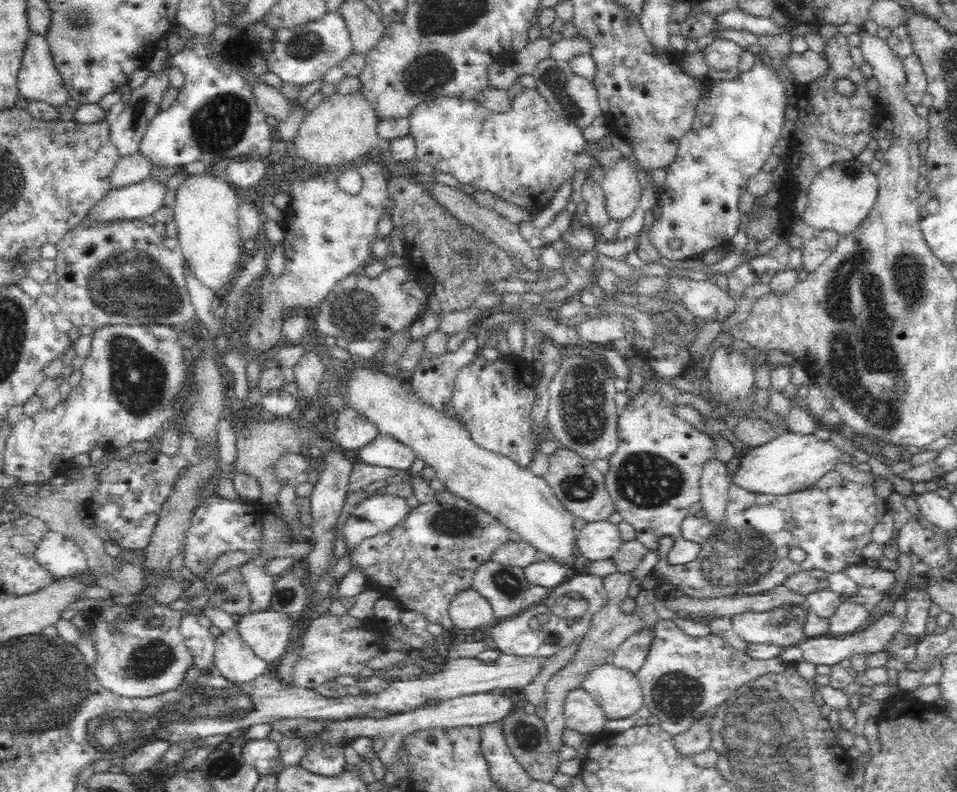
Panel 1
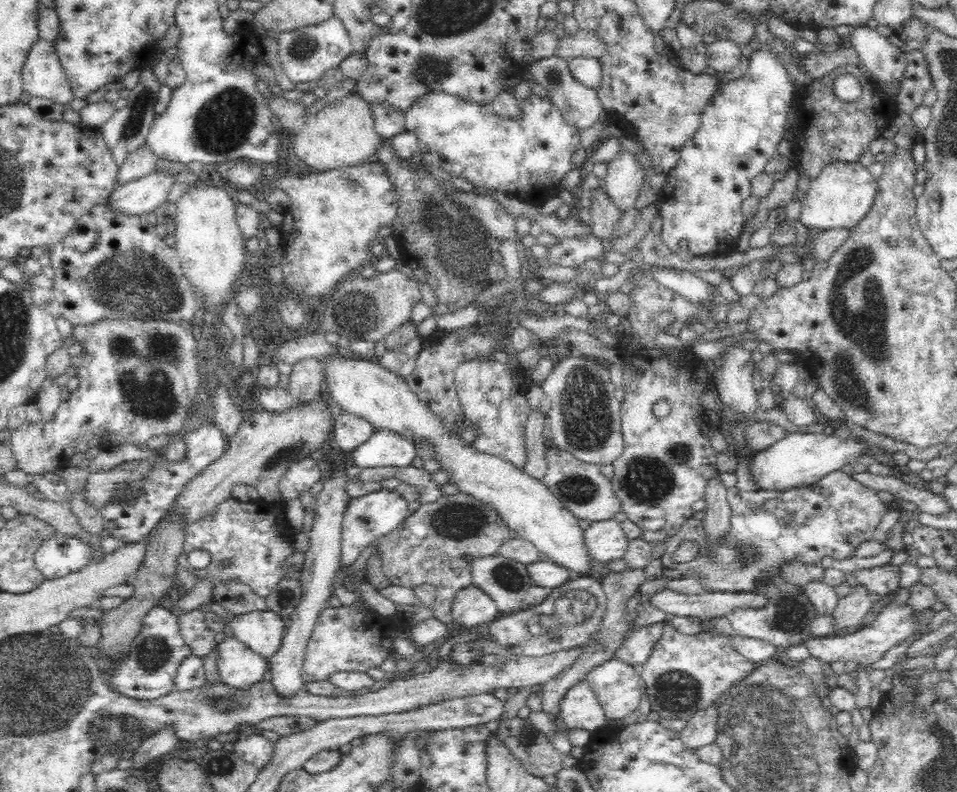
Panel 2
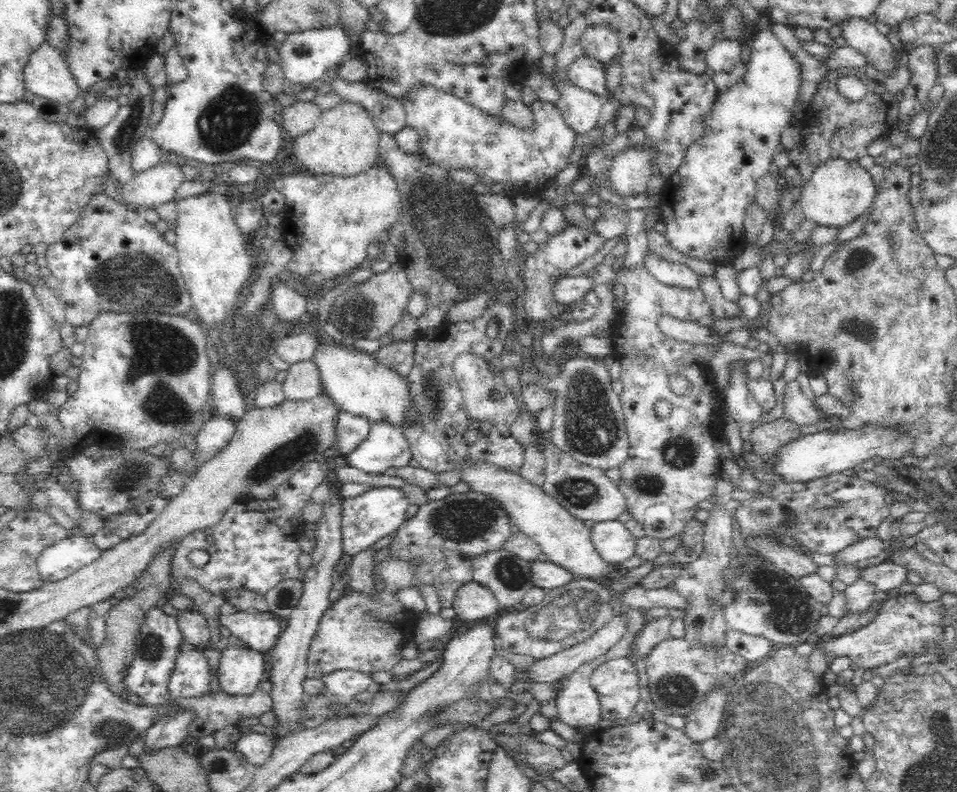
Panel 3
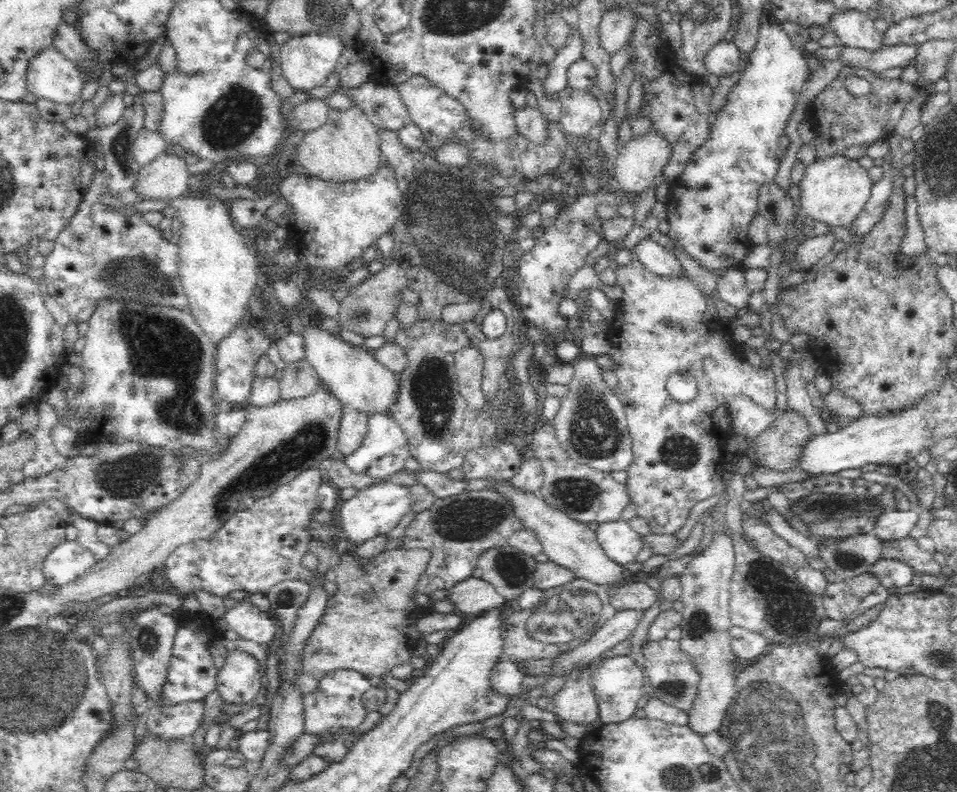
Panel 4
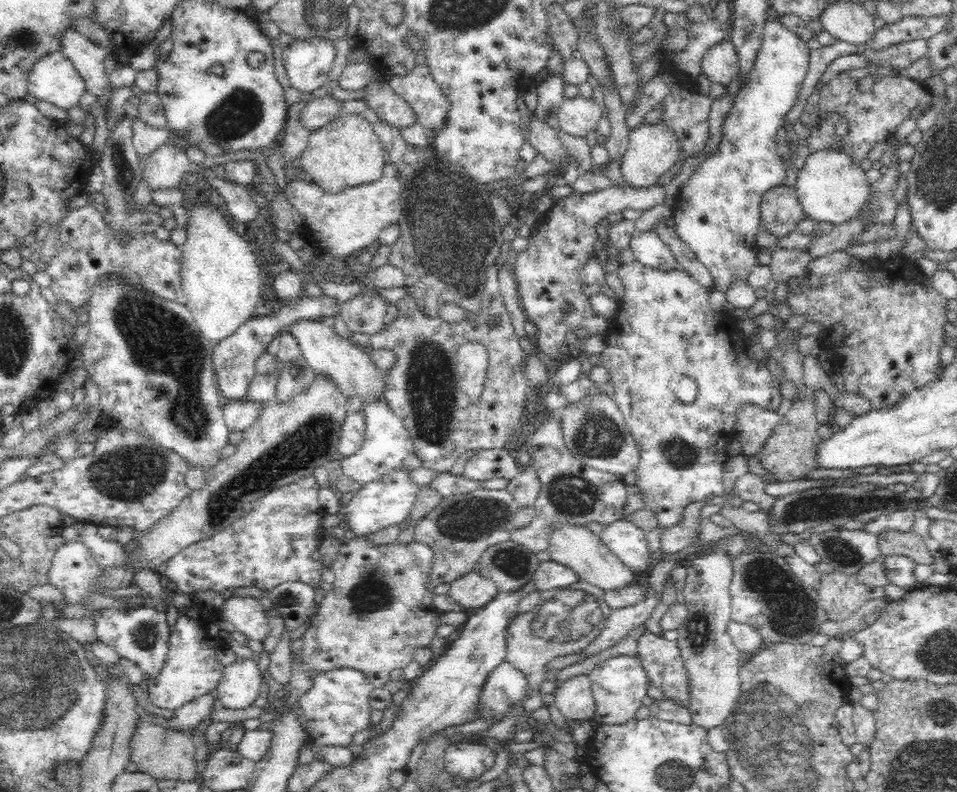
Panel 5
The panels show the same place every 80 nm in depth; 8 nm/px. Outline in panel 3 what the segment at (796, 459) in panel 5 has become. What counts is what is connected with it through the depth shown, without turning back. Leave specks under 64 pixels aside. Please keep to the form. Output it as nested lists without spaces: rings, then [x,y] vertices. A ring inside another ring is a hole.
[[[778,419],[775,422],[759,423],[750,430],[750,441],[752,452],[762,457],[762,460],[769,459],[775,450],[786,441],[794,440],[802,435],[799,426],[790,423],[786,419]]]

